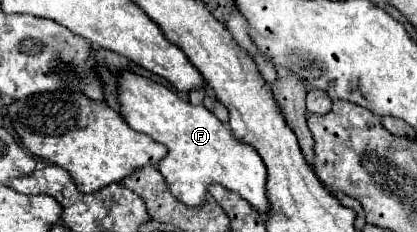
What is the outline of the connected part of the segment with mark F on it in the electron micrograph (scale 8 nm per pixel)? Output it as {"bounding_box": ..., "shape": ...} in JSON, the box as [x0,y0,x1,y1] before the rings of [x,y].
{"bounding_box":[118,71,268,213],"shape":[[[120,71],[118,77],[118,103],[124,121],[154,141],[166,145],[168,153],[158,161],[158,171],[164,175],[168,191],[184,205],[202,205],[206,201],[206,189],[212,183],[220,183],[226,189],[238,193],[260,213],[268,213],[266,197],[266,169],[254,147],[234,139],[232,131],[220,123],[204,105],[192,105],[180,99],[168,87],[140,77],[132,71]]]}

